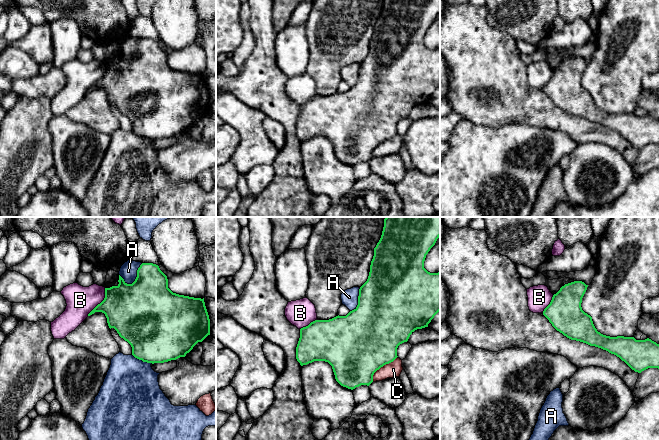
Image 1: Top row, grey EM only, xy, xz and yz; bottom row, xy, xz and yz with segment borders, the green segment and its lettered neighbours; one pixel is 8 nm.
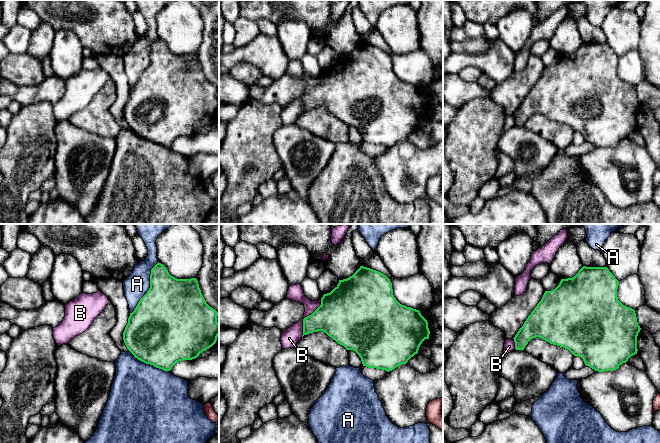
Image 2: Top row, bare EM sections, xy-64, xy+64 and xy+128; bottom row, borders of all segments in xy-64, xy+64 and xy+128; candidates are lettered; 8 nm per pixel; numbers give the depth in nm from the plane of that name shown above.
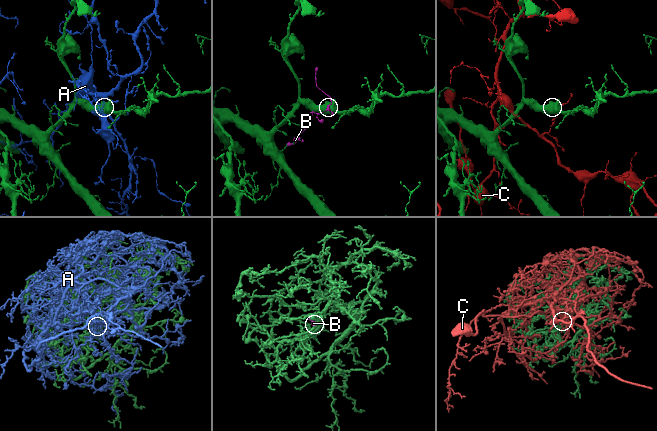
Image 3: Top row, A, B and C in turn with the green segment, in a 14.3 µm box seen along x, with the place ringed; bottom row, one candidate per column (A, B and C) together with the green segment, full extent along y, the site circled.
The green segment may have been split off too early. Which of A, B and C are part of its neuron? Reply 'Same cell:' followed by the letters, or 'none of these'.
Same cell: none of these

